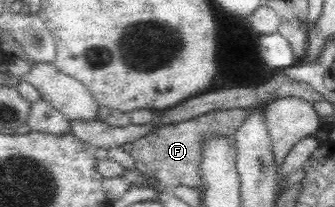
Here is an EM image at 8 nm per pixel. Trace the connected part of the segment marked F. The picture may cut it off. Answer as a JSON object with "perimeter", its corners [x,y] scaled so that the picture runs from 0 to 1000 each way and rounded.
{"perimeter":[[[690,522],[690,531],[636,531],[600,560],[576,560],[564,580],[540,580],[522,599],[493,599],[457,618],[445,647],[421,657],[394,691],[388,749],[397,758],[400,802],[481,874],[496,913],[525,899],[567,899],[594,908],[597,850],[591,802],[597,725],[636,652],[701,652],[707,618],[731,589],[746,522]]]}

